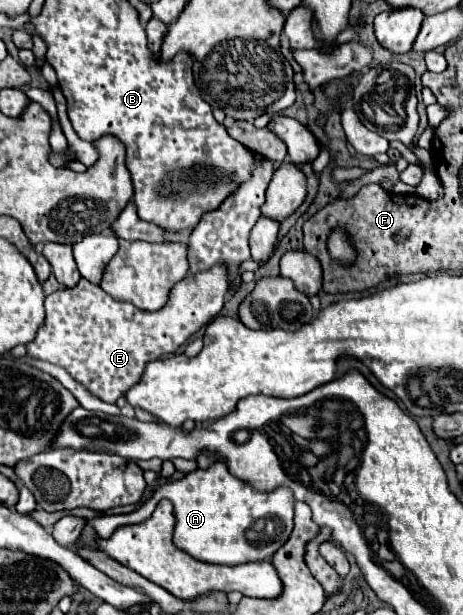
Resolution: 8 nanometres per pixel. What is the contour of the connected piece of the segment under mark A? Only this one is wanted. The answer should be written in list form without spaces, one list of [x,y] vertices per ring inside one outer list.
[[[215,462],[207,470],[193,470],[179,480],[163,484],[150,500],[138,510],[121,515],[102,516],[87,520],[100,538],[109,538],[121,525],[146,520],[146,511],[155,509],[159,500],[167,498],[173,504],[173,542],[179,550],[187,552],[195,560],[207,564],[237,566],[247,562],[269,560],[279,550],[293,530],[293,492],[289,488],[277,488],[273,492],[253,492],[247,484],[237,480],[227,464]]]

